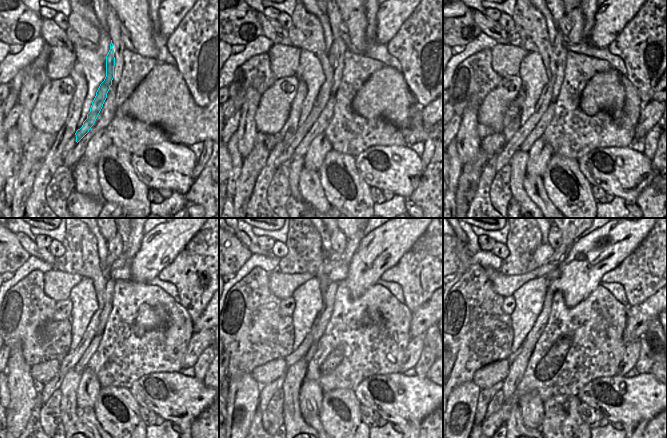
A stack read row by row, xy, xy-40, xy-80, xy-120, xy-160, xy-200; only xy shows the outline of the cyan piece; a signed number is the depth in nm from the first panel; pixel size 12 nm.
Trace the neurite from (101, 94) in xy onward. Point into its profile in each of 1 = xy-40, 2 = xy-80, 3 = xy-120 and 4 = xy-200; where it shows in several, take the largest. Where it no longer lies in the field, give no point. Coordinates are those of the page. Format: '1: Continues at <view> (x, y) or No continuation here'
1: Continues at xy-40 (332, 52)
2: Continues at xy-80 (560, 40)
3: Continues at xy-120 (110, 260)
4: Continues at xy-200 (568, 238).

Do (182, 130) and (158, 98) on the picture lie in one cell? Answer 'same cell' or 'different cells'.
same cell

